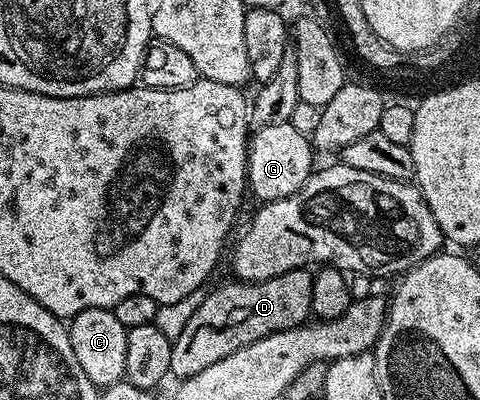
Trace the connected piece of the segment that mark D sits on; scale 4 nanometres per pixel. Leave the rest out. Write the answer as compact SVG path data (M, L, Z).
M300 267L293 271L285 271L285 275L277 275L273 279L223 285L220 289L213 290L188 317L186 314L177 339L171 343L170 376L175 379L192 377L197 375L197 371L205 371L205 367L213 367L217 359L225 359L225 355L233 355L233 351L241 351L241 347L257 343L257 339L304 324L312 316L312 276L310 268Z

